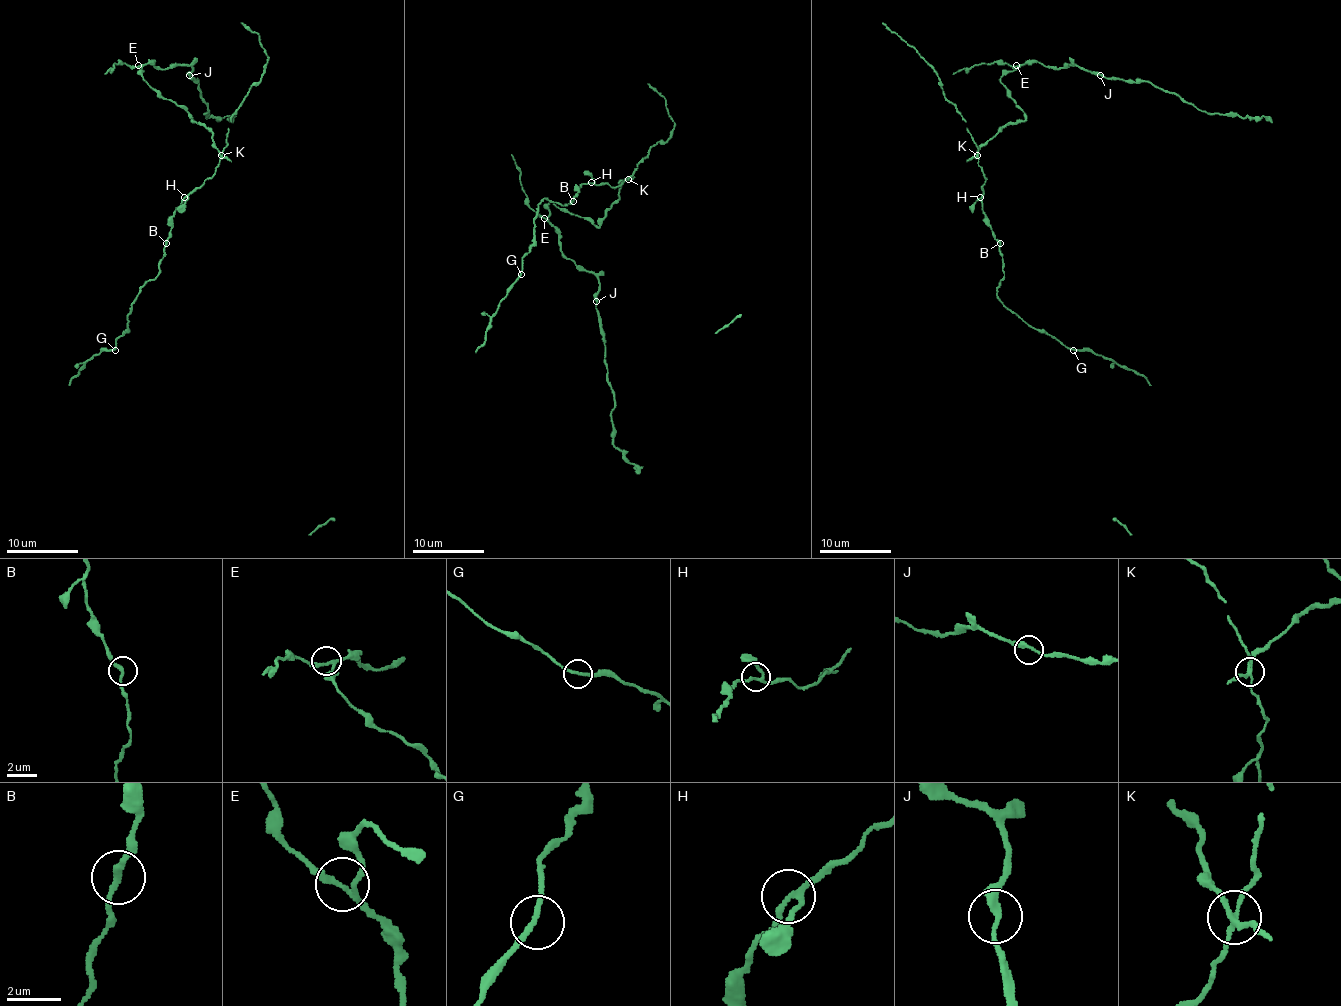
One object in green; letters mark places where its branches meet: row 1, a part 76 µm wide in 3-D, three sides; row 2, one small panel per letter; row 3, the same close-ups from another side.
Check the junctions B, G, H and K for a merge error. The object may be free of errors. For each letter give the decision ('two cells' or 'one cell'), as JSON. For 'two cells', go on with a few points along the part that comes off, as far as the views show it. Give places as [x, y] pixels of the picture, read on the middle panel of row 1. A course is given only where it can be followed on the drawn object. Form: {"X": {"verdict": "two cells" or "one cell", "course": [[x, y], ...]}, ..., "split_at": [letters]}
{"B": {"verdict": "one cell"}, "G": {"verdict": "one cell"}, "H": {"verdict": "one cell"}, "K": {"verdict": "two cells", "course": [[628, 178], [600, 226], [551, 201], [548, 219], [560, 251], [600, 283], [612, 440], [639, 474]]}, "split_at": ["K"]}

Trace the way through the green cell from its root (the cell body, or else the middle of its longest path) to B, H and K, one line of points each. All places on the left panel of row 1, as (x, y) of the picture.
B: (198, 188), (182, 198), (182, 204), (172, 218), (166, 243)
H: (198, 188), (184, 197)
K: (198, 188), (213, 175), (222, 156)

